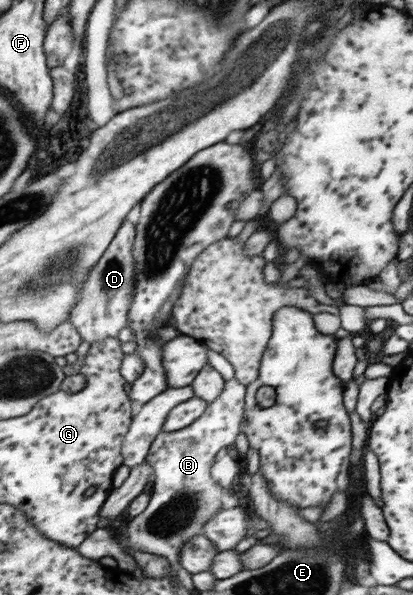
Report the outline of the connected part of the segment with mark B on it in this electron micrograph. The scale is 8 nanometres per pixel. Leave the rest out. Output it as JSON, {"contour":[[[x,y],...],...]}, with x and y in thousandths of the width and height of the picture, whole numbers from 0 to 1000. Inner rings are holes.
{"contour":[[[567,632],[545,642],[542,657],[533,661],[523,674],[504,681],[504,687],[499,687],[499,692],[484,699],[479,706],[441,723],[426,726],[392,724],[390,729],[383,731],[383,736],[373,739],[363,753],[361,766],[354,770],[354,775],[373,785],[375,792],[363,847],[341,866],[322,869],[312,879],[300,882],[303,899],[310,901],[300,921],[303,928],[315,924],[407,936],[416,961],[426,965],[426,961],[436,958],[441,953],[441,919],[446,919],[450,911],[436,911],[436,914],[431,914],[426,911],[431,901],[441,901],[433,908],[450,908],[455,891],[460,891],[465,884],[479,881],[479,884],[494,887],[504,874],[513,872],[513,869],[533,859],[533,854],[538,854],[538,847],[533,847],[538,817],[516,807],[516,783],[518,778],[525,776],[523,763],[528,763],[538,753],[547,753],[547,750],[557,750],[557,746],[571,746],[571,739],[586,724],[586,714],[593,709],[593,679],[596,647],[581,644],[576,634]]]}

